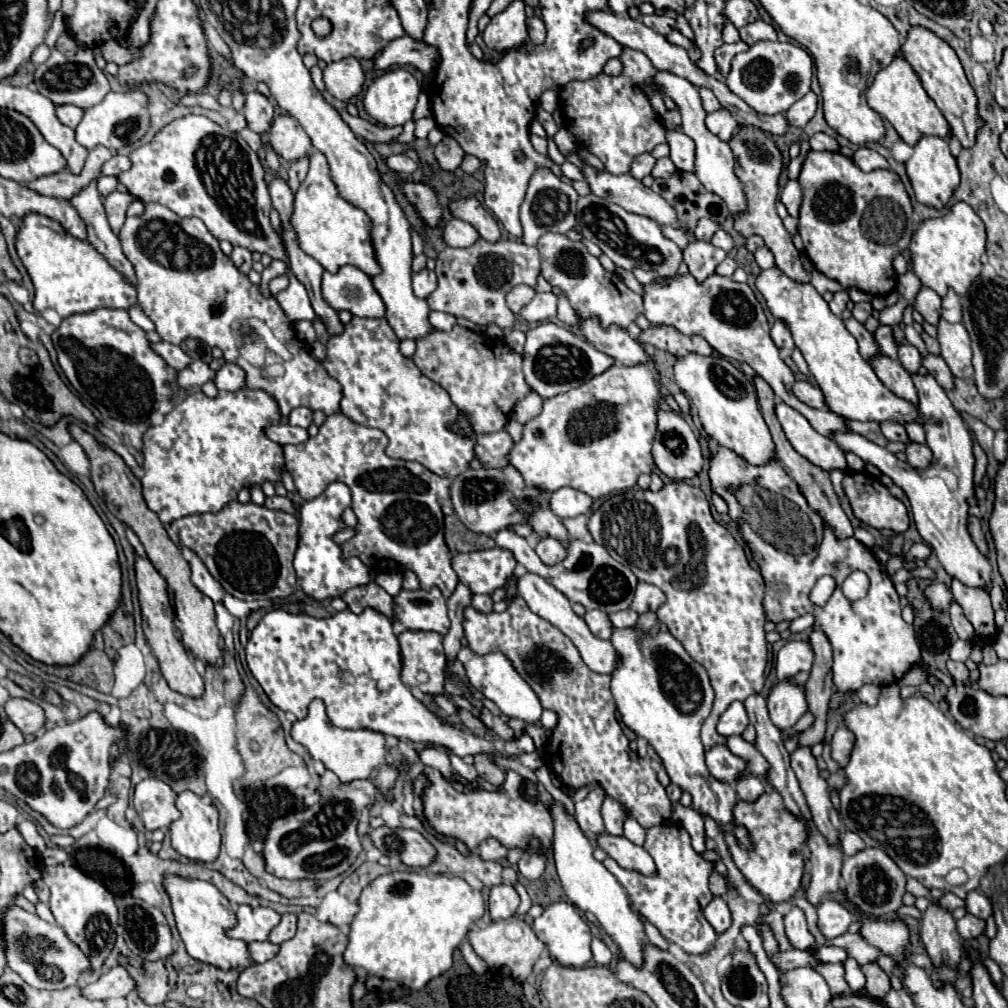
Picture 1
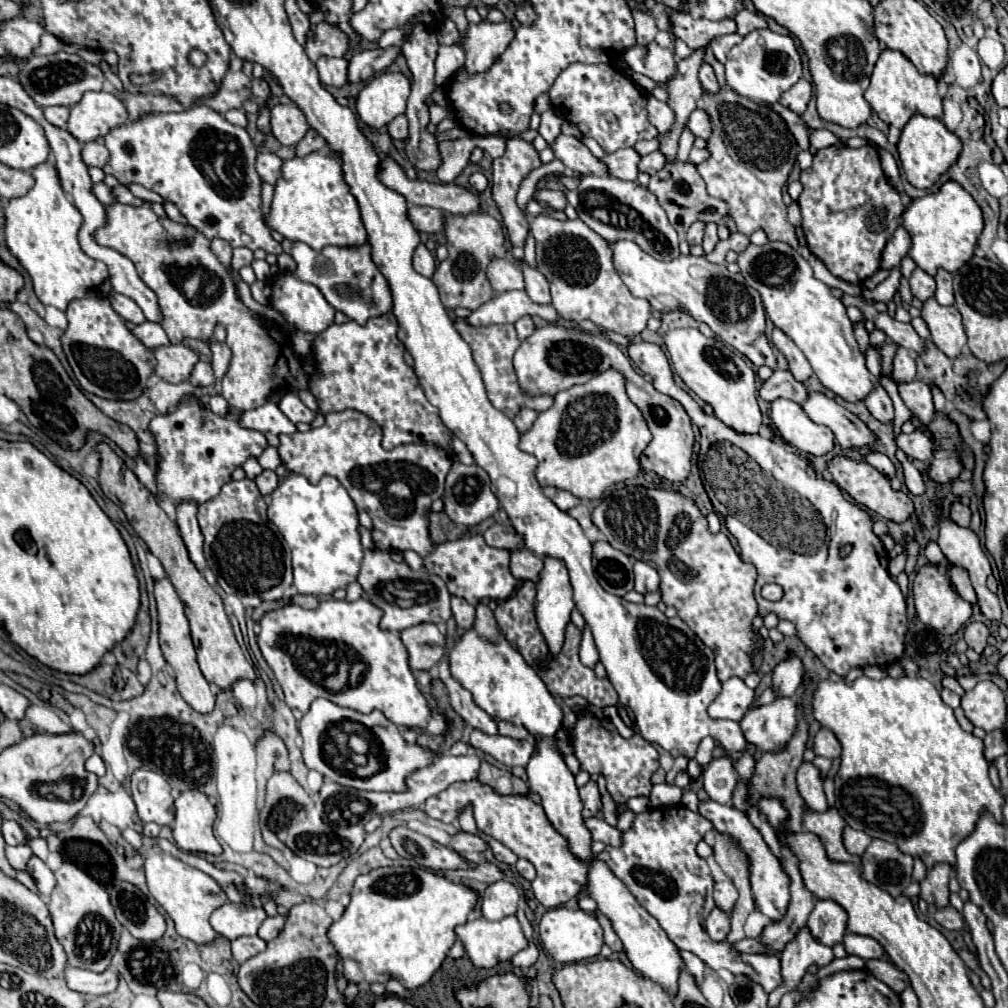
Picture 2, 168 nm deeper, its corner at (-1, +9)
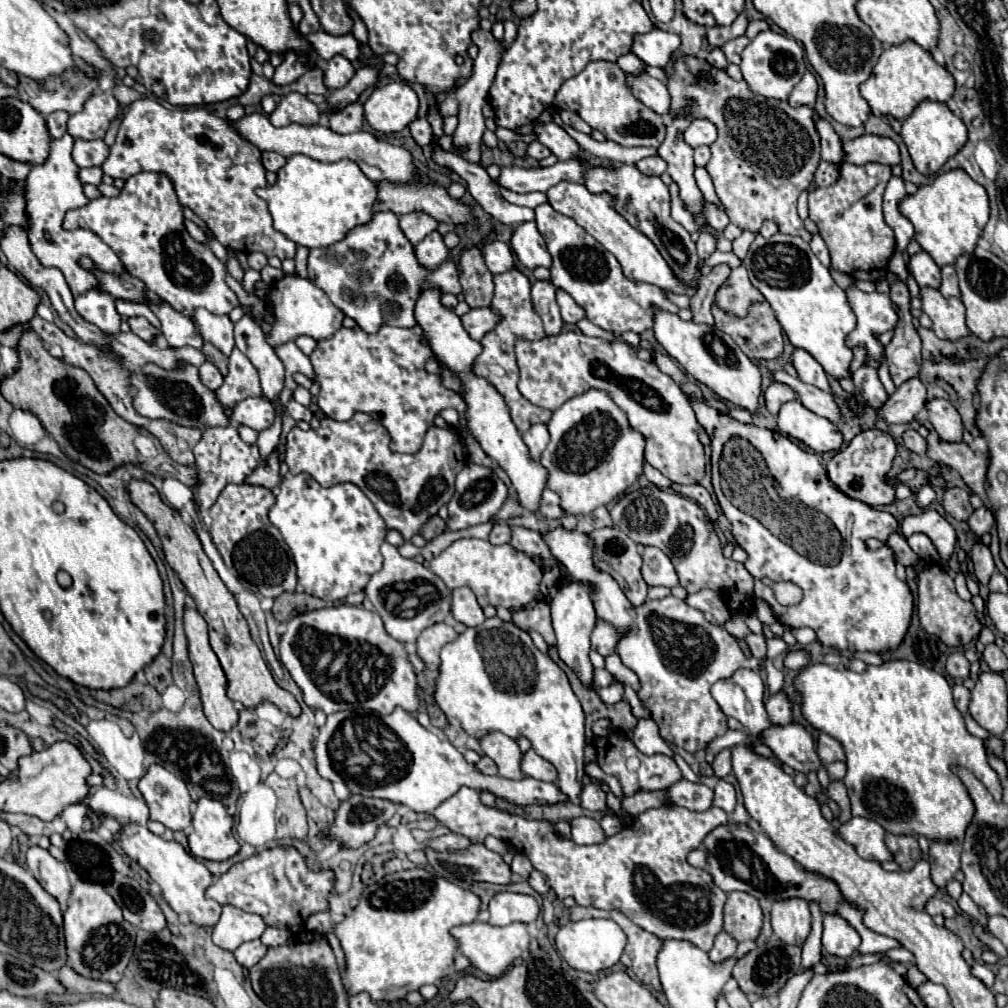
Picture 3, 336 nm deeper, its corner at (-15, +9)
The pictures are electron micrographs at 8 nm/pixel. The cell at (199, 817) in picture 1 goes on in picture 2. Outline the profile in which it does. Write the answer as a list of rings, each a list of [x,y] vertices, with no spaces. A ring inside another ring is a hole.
[[[187,790],[175,800],[175,844],[193,854],[221,854],[223,848],[213,836],[215,806],[199,790]]]

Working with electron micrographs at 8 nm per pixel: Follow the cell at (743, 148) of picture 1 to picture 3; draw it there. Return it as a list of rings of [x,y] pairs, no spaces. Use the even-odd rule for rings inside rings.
[[[683,56],[675,62],[675,70],[669,76],[667,90],[671,94],[671,116],[679,112],[685,104],[691,104],[695,110],[695,118],[707,118],[719,130],[717,140],[711,144],[711,160],[705,168],[713,180],[717,196],[727,208],[727,216],[731,218],[731,222],[743,230],[759,232],[763,220],[773,220],[777,222],[781,234],[801,236],[805,242],[809,242],[811,234],[805,230],[803,220],[797,214],[797,196],[807,190],[813,180],[813,172],[821,160],[819,136],[813,124],[813,110],[809,106],[793,108],[789,106],[789,102],[759,96],[747,88],[745,80],[737,82],[727,76],[725,70],[711,68],[705,58],[697,56]],[[775,156],[785,156],[785,170],[781,166],[775,166]]]

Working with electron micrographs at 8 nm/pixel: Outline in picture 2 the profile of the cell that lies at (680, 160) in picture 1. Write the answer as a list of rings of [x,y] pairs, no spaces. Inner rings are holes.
[[[655,96],[647,98],[647,112],[649,112],[649,122],[659,132],[667,132],[673,126],[673,110],[665,102],[659,102]]]

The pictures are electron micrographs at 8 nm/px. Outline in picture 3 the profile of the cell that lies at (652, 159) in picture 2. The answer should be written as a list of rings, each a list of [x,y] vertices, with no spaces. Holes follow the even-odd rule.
[[[651,156],[651,158],[643,158],[637,162],[637,168],[647,174],[647,176],[661,176],[667,170],[667,162],[659,156]]]

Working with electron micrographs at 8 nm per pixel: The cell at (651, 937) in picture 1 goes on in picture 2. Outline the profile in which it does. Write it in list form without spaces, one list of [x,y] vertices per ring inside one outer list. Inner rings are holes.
[[[681,952],[681,954],[683,954],[683,960],[687,964],[687,970],[693,974],[697,986],[701,988],[701,984],[705,980],[705,974],[703,974],[705,972],[705,964],[701,964],[701,960],[697,960],[697,956],[693,956],[691,952]]]

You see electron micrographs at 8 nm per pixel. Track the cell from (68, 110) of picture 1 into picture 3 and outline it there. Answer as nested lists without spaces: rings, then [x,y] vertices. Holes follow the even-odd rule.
[[[53,112],[47,116],[47,128],[49,134],[53,138],[59,138],[67,132],[67,120],[69,120],[69,112]]]

